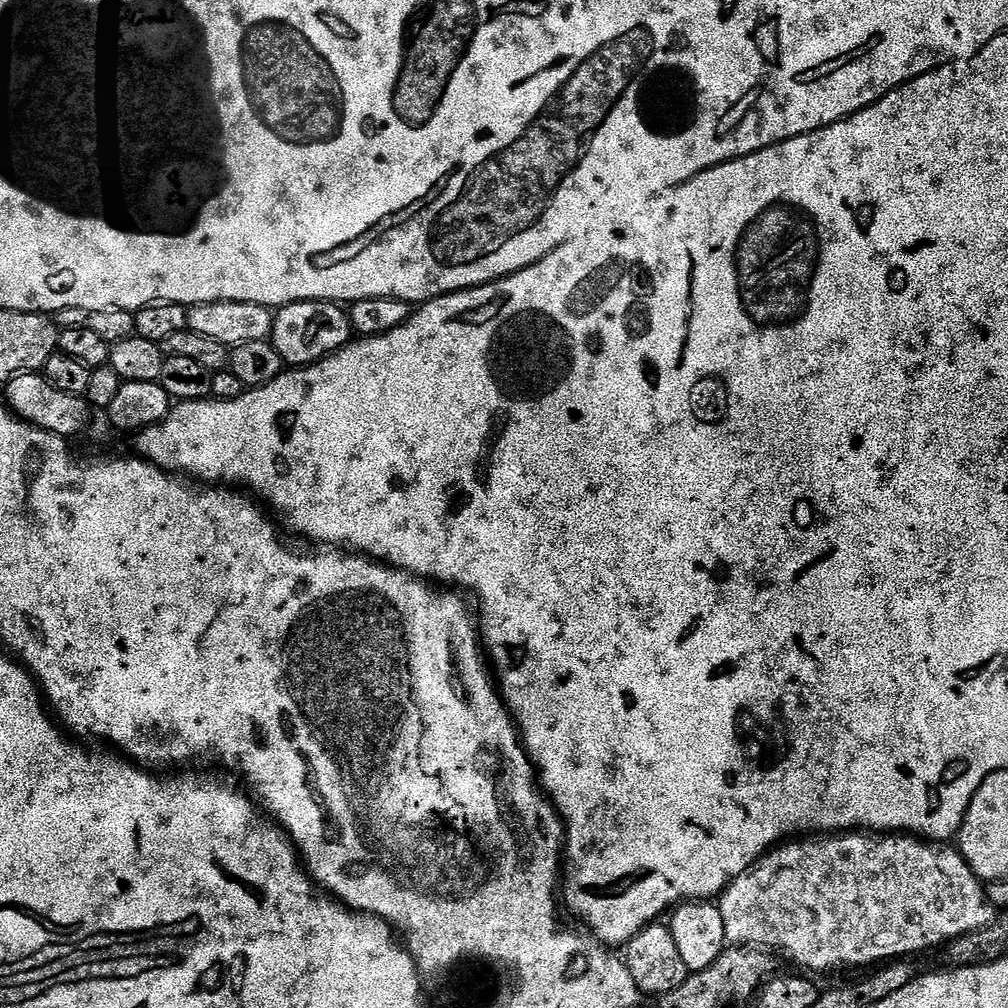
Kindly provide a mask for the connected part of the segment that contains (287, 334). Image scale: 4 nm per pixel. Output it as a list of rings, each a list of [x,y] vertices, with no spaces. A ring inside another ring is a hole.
[[[303,300],[275,309],[270,342],[274,350],[278,350],[278,354],[284,359],[285,365],[303,366],[325,360],[339,348],[345,348],[353,336],[348,313],[339,303],[326,300]]]

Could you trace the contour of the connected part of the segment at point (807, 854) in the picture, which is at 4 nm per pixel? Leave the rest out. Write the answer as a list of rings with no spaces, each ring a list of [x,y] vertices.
[[[845,830],[839,834],[812,834],[807,838],[792,838],[781,842],[761,856],[743,876],[736,877],[718,897],[718,907],[722,922],[726,925],[726,938],[729,945],[745,948],[763,948],[773,954],[785,956],[797,964],[797,969],[812,972],[832,972],[835,968],[860,968],[863,964],[876,966],[881,962],[891,962],[897,958],[915,957],[915,952],[927,948],[939,949],[949,940],[956,940],[980,928],[987,928],[994,919],[994,905],[988,899],[985,885],[972,872],[970,866],[955,847],[940,842],[929,842],[911,834],[885,834],[871,830]]]

